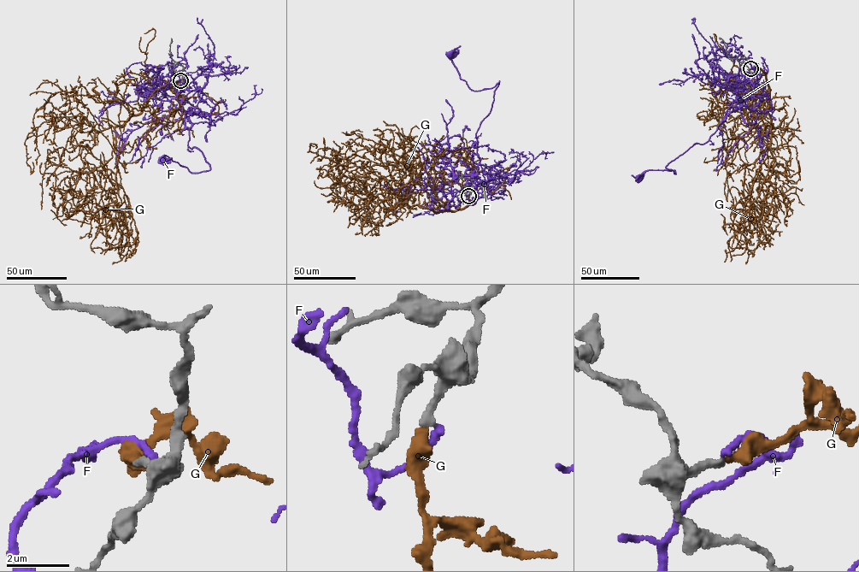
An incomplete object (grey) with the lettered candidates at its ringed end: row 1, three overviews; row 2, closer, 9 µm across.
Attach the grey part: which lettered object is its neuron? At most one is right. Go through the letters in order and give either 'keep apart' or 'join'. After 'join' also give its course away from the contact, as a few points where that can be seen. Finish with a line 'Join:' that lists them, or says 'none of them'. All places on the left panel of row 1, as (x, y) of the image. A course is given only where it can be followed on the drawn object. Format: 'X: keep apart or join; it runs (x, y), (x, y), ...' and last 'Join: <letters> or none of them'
F: keep apart
G: join; it runs (180, 80), (162, 86), (140, 113), (115, 128), (114, 173), (82, 145), (50, 153), (41, 209)
Join: G

